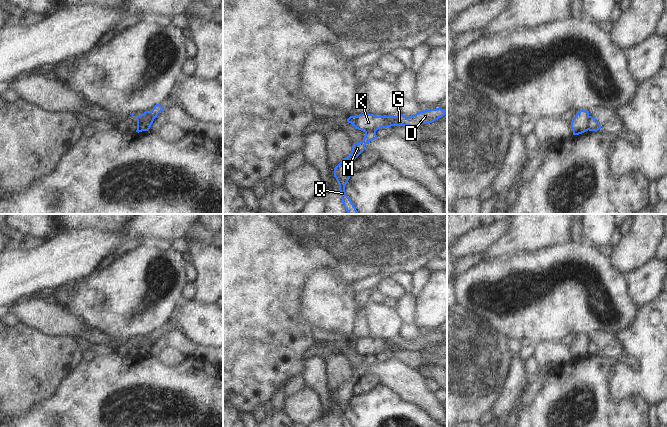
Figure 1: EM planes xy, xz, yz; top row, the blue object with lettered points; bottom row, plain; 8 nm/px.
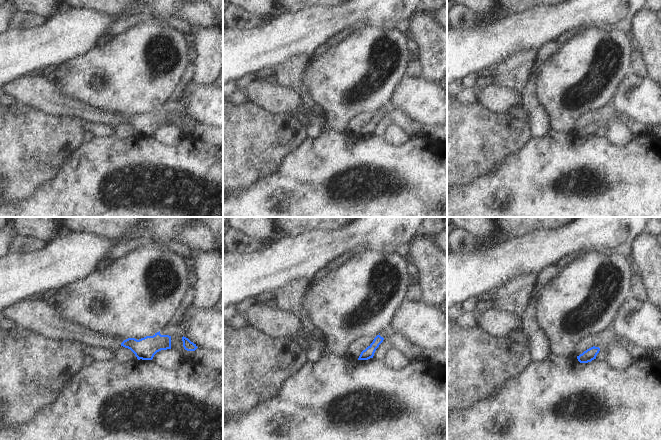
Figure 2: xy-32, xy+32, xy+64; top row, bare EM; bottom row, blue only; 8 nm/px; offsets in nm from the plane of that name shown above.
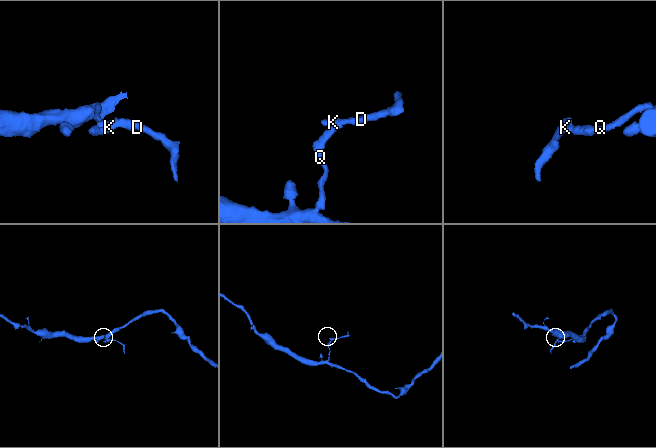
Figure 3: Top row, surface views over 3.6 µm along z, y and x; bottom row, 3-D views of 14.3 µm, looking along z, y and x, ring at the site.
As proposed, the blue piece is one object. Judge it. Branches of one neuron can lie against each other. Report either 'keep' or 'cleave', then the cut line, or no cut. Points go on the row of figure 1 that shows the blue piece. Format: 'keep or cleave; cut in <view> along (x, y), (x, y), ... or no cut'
cleave; cut in xy along (150, 111), (153, 118), (149, 122)

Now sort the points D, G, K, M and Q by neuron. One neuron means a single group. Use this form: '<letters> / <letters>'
D G K / M Q

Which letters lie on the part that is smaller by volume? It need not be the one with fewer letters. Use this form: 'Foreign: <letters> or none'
Foreign: D, G, K

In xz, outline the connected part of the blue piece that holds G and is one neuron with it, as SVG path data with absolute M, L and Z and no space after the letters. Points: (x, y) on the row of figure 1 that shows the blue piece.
M436 108L424 110L416 113L413 116L406 117L399 113L397 116L377 116L374 114L359 114L350 116L347 119L355 129L363 132L377 131L380 128L387 128L391 126L409 126L419 127L422 124L432 123L446 113L446 109Z

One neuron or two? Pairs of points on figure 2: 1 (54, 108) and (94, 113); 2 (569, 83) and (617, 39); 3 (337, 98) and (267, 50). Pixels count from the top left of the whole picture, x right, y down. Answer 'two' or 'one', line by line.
1: one
2: one
3: two

